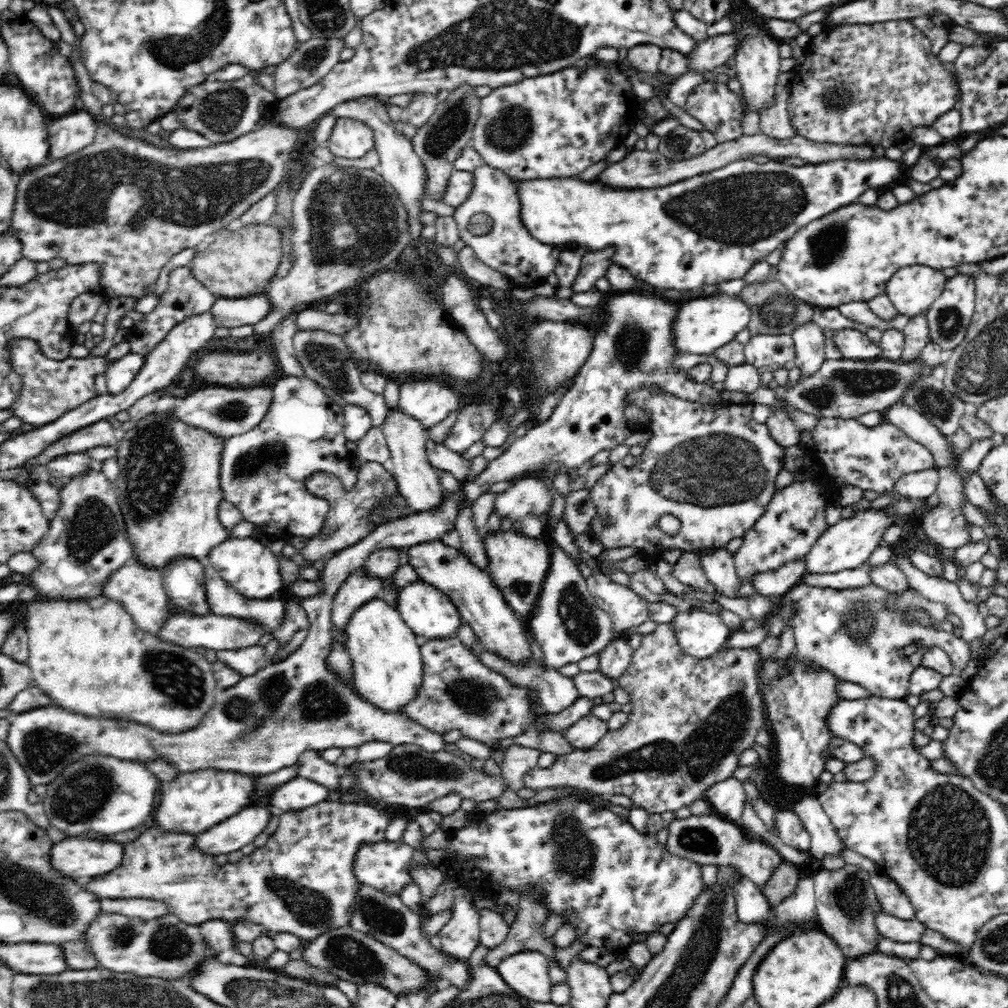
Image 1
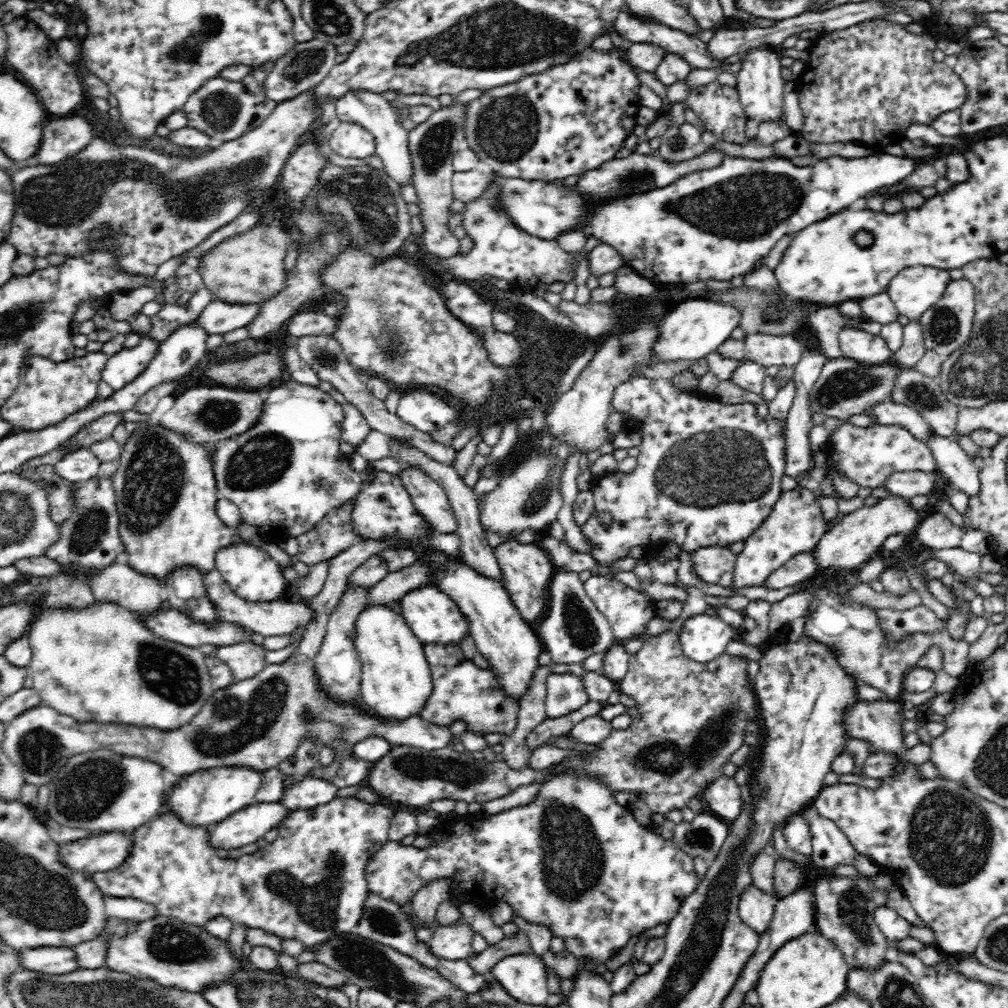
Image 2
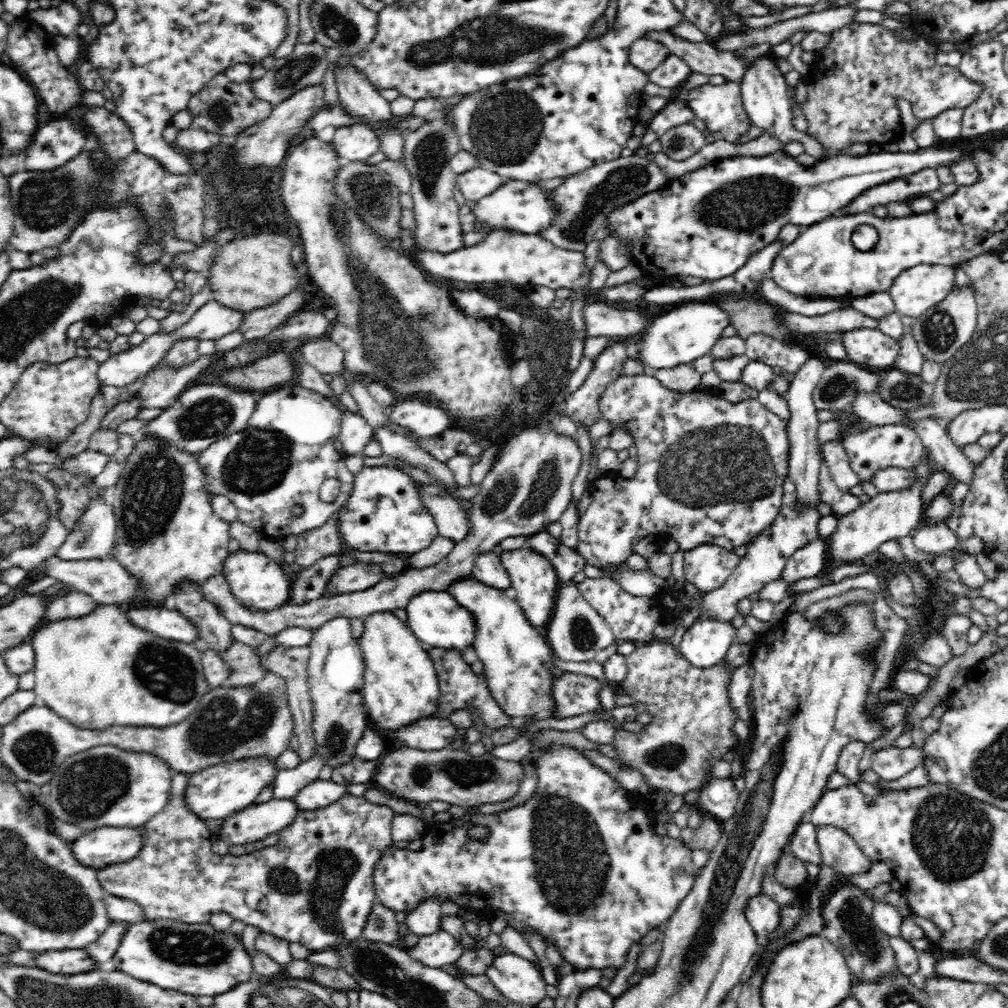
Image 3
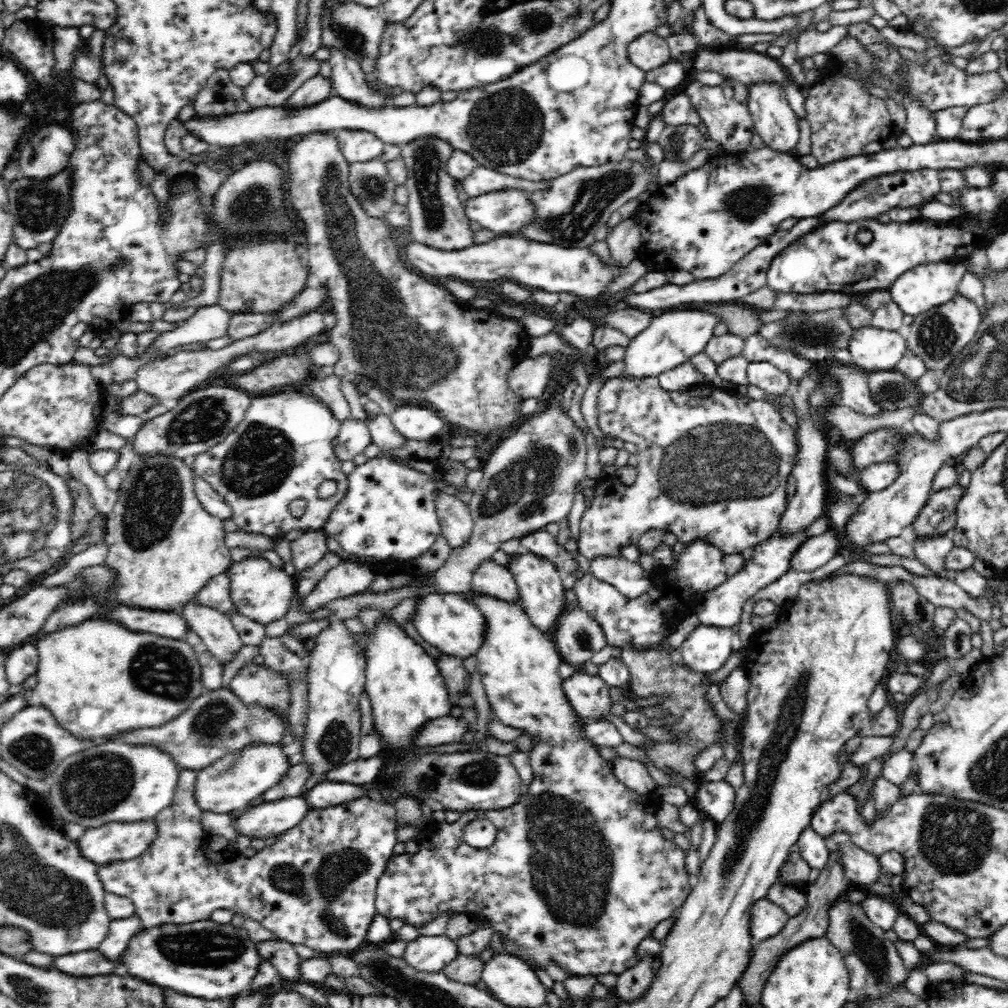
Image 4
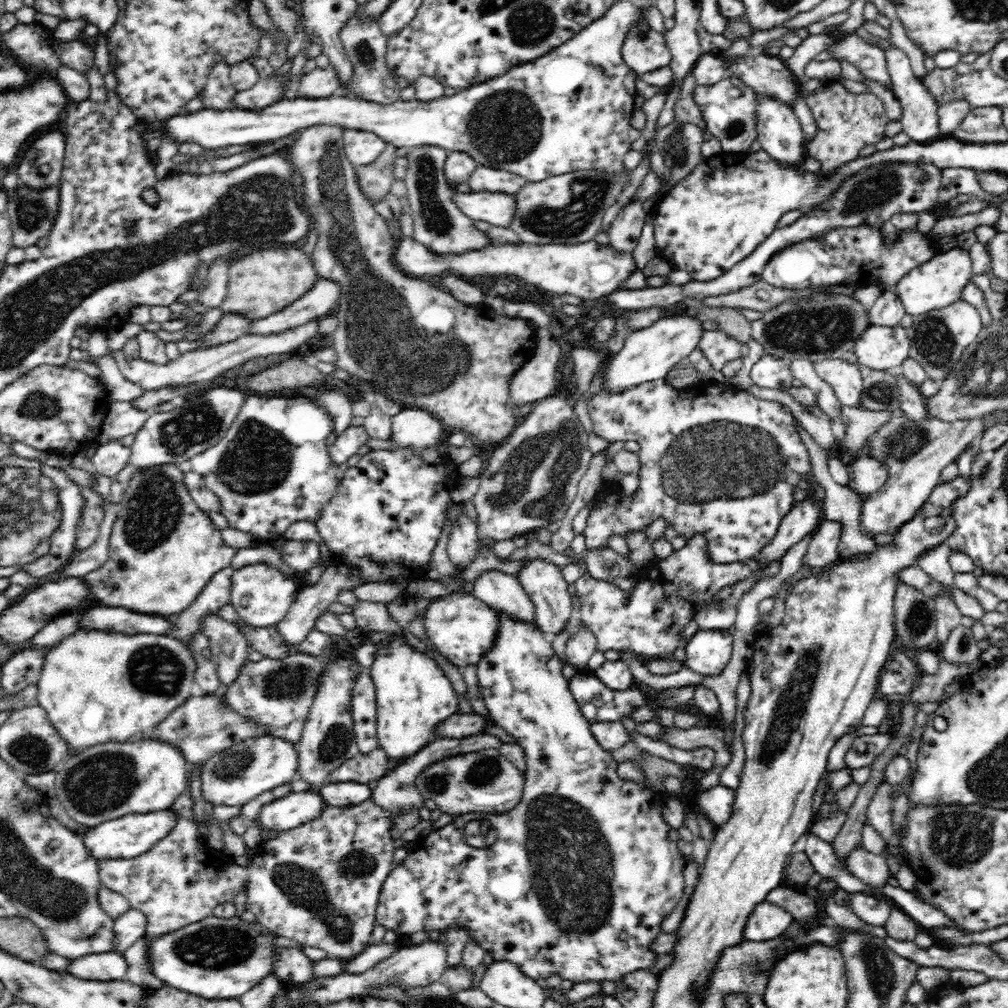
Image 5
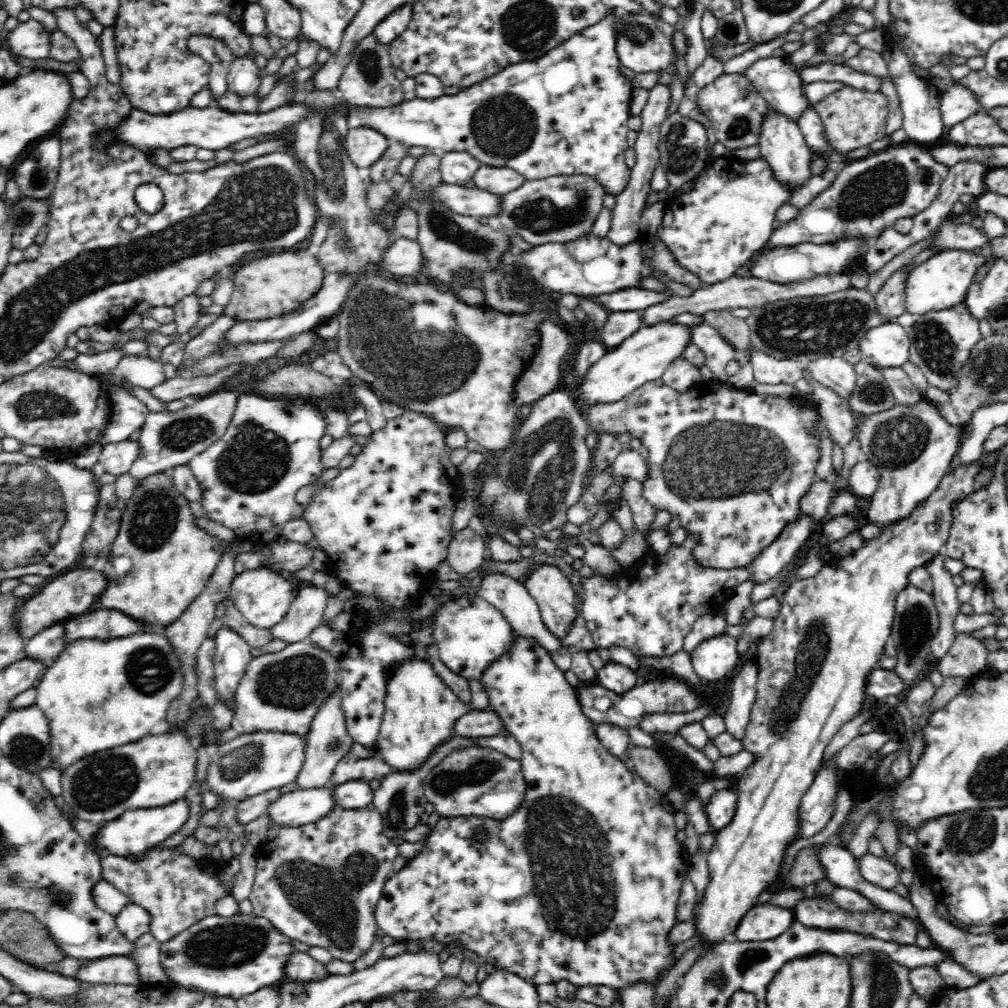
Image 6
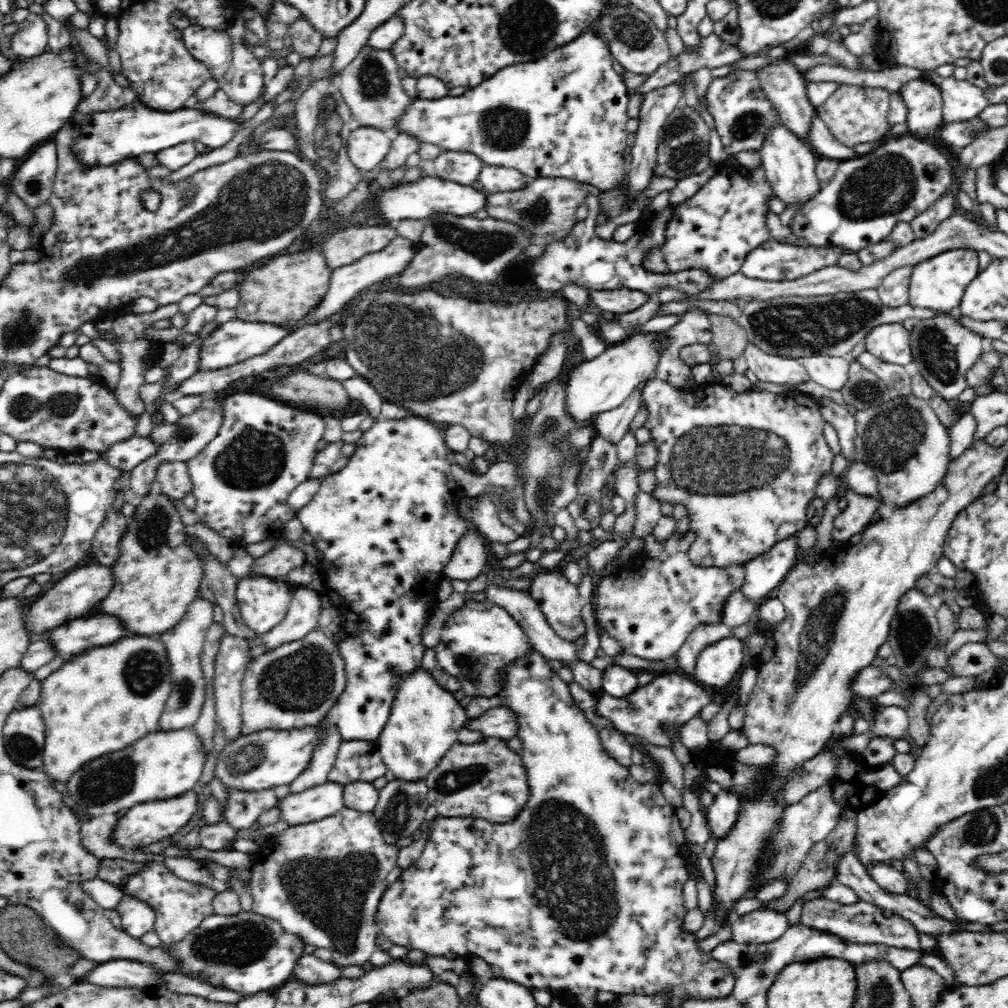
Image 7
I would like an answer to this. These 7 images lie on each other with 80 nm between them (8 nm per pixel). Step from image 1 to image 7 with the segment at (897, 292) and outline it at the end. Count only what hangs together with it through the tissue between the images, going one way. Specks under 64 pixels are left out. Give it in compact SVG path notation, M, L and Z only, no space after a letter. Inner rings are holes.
M972 249L947 250L913 265L909 282L909 306L946 313L958 308L966 287L981 272L976 253Z

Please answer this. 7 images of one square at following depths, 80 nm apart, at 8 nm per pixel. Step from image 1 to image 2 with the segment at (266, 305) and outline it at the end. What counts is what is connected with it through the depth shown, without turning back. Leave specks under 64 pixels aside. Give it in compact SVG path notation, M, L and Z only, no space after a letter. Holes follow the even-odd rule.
M216 299L197 318L208 334L226 334L230 330L248 326L260 314L262 304L230 304Z

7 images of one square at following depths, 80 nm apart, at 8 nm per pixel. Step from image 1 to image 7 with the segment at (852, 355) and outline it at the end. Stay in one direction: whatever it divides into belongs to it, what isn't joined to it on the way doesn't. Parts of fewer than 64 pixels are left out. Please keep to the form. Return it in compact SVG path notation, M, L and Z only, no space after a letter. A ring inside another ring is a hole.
M901 323L876 326L863 342L865 350L882 362L906 366L913 361L910 331Z

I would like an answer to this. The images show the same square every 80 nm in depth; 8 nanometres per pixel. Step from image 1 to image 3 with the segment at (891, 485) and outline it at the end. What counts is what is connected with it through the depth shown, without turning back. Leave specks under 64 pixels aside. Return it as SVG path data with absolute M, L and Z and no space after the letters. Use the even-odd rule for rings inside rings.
M904 425L846 427L840 430L837 440L844 447L850 461L850 469L860 482L872 482L874 475L890 467L914 470L920 465L930 463L927 448L918 433L912 427ZM797 494L790 504L782 504L770 527L762 530L762 533L748 544L746 555L738 562L732 575L726 580L726 584L722 588L705 593L704 601L701 604L702 610L704 610L702 616L720 622L730 622L734 616L738 615L736 604L742 598L750 596L753 592L759 592L770 582L780 579L790 557L798 550L810 546L814 540L824 536L820 532L820 518L822 518L822 514L818 508L800 503Z

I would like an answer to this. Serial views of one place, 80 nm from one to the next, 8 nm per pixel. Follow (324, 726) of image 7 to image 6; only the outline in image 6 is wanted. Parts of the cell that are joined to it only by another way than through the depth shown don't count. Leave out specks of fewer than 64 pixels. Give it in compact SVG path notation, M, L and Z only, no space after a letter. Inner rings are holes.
M338 684L336 690L318 708L318 712L314 714L314 718L310 722L308 732L304 735L304 741L306 741L304 762L296 780L299 789L331 787L331 774L334 772L335 766L348 754L351 746L355 743L345 725L345 712L343 712L341 704L342 699Z

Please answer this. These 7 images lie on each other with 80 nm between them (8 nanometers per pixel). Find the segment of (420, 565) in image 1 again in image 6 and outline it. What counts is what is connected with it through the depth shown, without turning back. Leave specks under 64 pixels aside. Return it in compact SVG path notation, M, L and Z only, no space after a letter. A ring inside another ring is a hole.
M513 632L513 640L509 648L502 654L502 657L492 660L492 663L488 664L488 666L482 670L482 674L480 674L480 683L488 698L488 706L486 706L486 709L498 713L498 717L500 717L500 721L502 721L502 725L504 725L507 734L513 736L522 749L521 769L527 787L522 804L518 806L508 818L504 818L504 820L496 820L495 818L488 818L487 816L441 817L438 823L433 827L431 833L427 836L421 850L412 858L408 859L406 864L404 864L393 877L385 882L381 899L378 901L375 908L375 921L378 923L379 930L382 930L382 932L385 932L388 936L392 936L395 941L406 943L410 940L424 940L424 938L430 938L430 936L434 936L434 940L437 940L440 944L450 944L450 942L454 942L455 940L456 942L463 944L464 949L472 950L478 956L484 958L493 968L507 968L510 972L522 977L524 981L528 981L530 984L535 984L536 986L538 986L538 984L557 983L560 980L566 980L574 984L577 988L591 986L591 984L602 984L602 986L608 986L616 990L625 988L626 986L629 986L629 984L634 984L637 981L648 981L648 983L657 984L663 978L662 973L660 972L664 972L666 968L670 968L670 966L674 964L674 961L672 961L672 952L674 952L674 948L668 945L668 932L670 932L670 928L676 924L676 906L678 906L678 897L680 896L682 882L684 882L684 878L686 878L688 874L688 860L691 856L691 854L688 853L686 846L676 840L676 832L678 832L678 830L674 825L674 815L677 814L678 810L674 808L673 802L668 795L655 790L642 778L639 778L638 775L628 771L624 761L620 760L618 756L614 756L611 752L608 752L608 749L600 742L600 739L598 739L596 731L594 730L596 723L585 715L585 712L580 706L580 702L578 702L574 687L566 681L564 671L552 661L551 654L552 653L548 653L536 639L522 637L518 635L518 633ZM472 830L485 830L487 839L483 843L480 843L480 841L476 842L476 839L472 837Z

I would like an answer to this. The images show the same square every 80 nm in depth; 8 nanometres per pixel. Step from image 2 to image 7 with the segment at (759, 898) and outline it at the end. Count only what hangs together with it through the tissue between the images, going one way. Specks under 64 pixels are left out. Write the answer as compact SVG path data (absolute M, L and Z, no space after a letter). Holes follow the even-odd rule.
M764 907L738 916L730 925L733 941L760 944L780 938L791 924L786 912Z

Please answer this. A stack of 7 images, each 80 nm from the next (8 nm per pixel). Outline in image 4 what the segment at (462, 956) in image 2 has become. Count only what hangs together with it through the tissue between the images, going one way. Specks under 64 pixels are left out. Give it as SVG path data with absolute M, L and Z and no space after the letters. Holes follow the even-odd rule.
M421 935L409 941L403 953L406 962L421 972L438 972L459 955L454 940L444 935Z

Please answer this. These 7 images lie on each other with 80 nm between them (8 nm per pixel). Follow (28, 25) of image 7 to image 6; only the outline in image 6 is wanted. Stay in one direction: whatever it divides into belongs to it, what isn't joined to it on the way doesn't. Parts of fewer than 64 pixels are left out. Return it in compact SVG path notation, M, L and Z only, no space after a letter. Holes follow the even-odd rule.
M32 19L28 20L28 22L20 22L15 30L6 34L9 51L16 57L31 59L33 61L40 61L50 57L51 38L52 33L47 32L42 24Z

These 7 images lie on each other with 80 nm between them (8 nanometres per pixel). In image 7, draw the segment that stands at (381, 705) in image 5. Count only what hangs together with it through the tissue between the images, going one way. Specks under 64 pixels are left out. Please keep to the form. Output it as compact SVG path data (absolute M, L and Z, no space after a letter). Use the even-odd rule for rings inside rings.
M418 666L402 676L390 706L390 716L376 740L390 776L406 781L425 780L428 772L438 766L442 756L458 740L466 718L466 708L460 705L456 694L438 685L430 670Z

